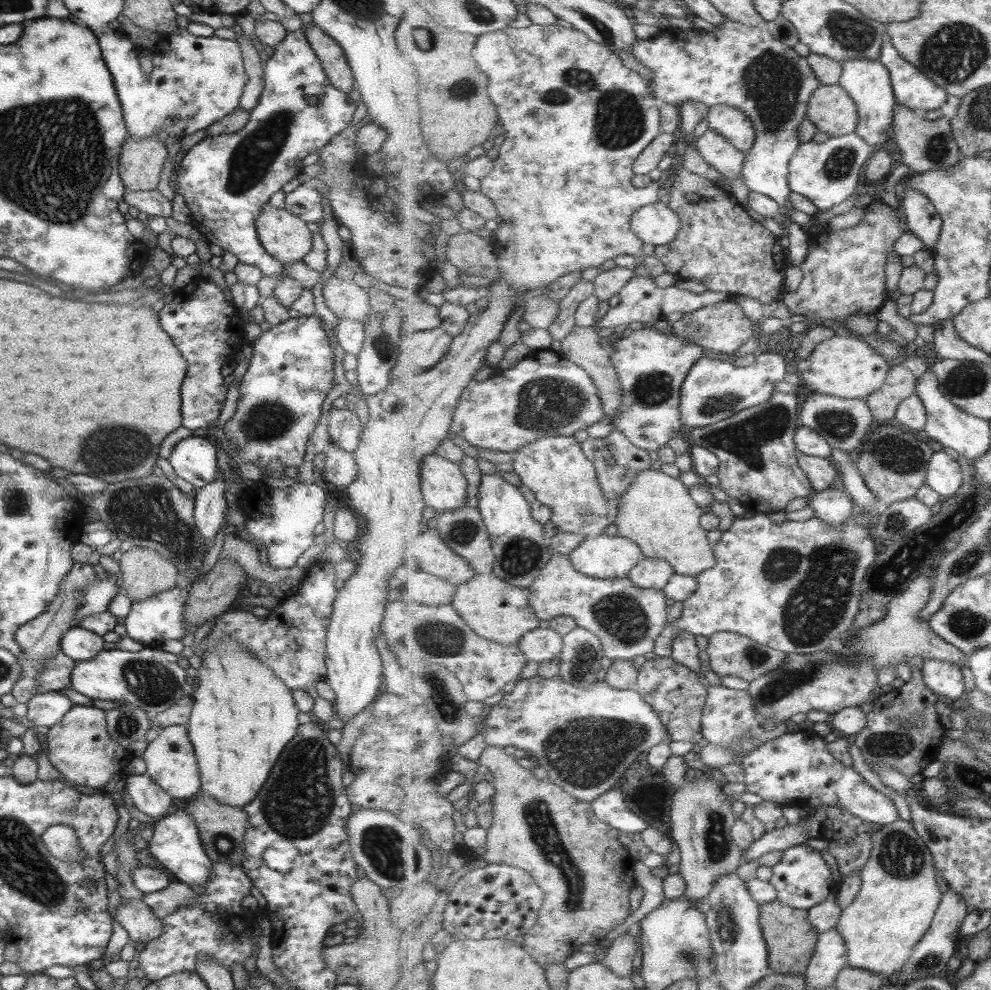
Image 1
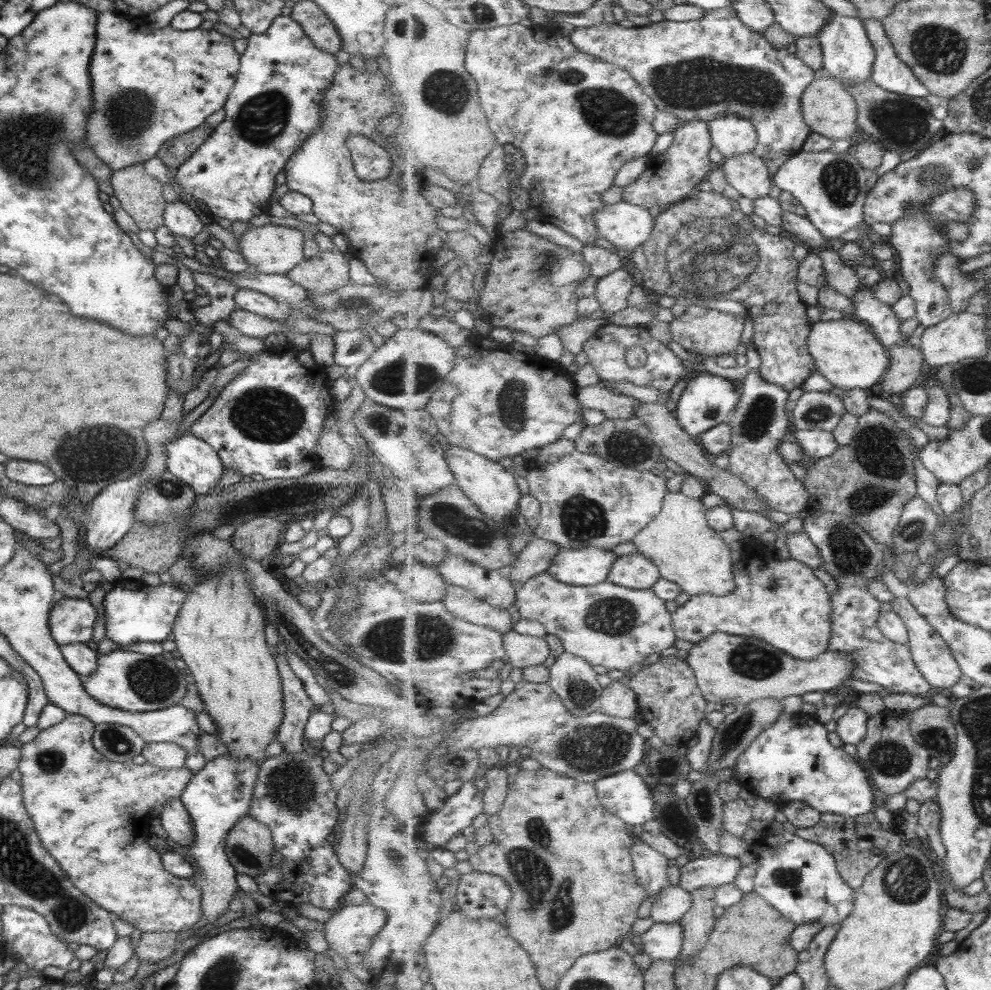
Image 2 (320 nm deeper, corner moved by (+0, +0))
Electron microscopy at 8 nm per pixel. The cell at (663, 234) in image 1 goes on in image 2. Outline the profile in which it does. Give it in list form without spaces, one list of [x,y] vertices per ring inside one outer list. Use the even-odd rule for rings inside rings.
[[[625,201],[598,210],[594,222],[599,226],[599,235],[603,239],[629,251],[651,238],[656,223],[648,208]]]

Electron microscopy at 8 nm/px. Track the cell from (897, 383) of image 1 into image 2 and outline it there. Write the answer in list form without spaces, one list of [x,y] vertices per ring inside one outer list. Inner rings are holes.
[[[895,345],[888,347],[891,357],[890,371],[881,381],[882,390],[888,394],[904,394],[911,387],[918,386],[919,382],[925,375],[926,362],[919,346],[915,345]]]

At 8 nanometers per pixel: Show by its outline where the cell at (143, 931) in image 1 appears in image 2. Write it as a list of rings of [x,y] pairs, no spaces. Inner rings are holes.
[[[143,933],[134,949],[134,956],[143,963],[155,963],[170,957],[177,949],[177,933]]]

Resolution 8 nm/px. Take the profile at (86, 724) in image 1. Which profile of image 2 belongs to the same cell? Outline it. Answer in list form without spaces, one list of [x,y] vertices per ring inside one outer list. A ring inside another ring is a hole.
[[[67,715],[59,724],[54,724],[49,728],[45,728],[38,732],[38,734],[30,742],[23,743],[20,747],[20,757],[18,760],[17,770],[21,777],[19,778],[19,786],[21,787],[21,798],[23,806],[31,819],[34,826],[34,831],[41,841],[43,848],[47,854],[59,865],[59,868],[65,873],[67,880],[77,889],[82,892],[89,900],[97,904],[99,908],[107,910],[107,913],[115,915],[123,922],[135,927],[143,933],[155,932],[175,932],[179,933],[180,930],[186,931],[199,921],[199,912],[201,909],[200,901],[200,888],[189,879],[180,879],[179,877],[169,874],[162,865],[160,854],[155,852],[147,843],[149,832],[149,821],[151,816],[149,810],[151,808],[162,808],[163,804],[167,804],[168,800],[179,798],[185,785],[191,778],[192,771],[187,769],[186,766],[176,769],[164,769],[151,766],[150,764],[143,763],[141,765],[129,762],[111,762],[107,760],[102,754],[99,754],[93,747],[90,741],[94,724],[87,720],[84,716]]]

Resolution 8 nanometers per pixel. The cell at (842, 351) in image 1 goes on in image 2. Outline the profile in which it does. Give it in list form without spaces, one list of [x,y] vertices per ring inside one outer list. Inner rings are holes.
[[[844,315],[841,320],[817,321],[812,325],[810,338],[807,339],[811,356],[814,357],[818,372],[828,378],[834,386],[851,390],[875,386],[887,372],[889,358],[885,346],[871,334],[869,326],[854,316]]]

